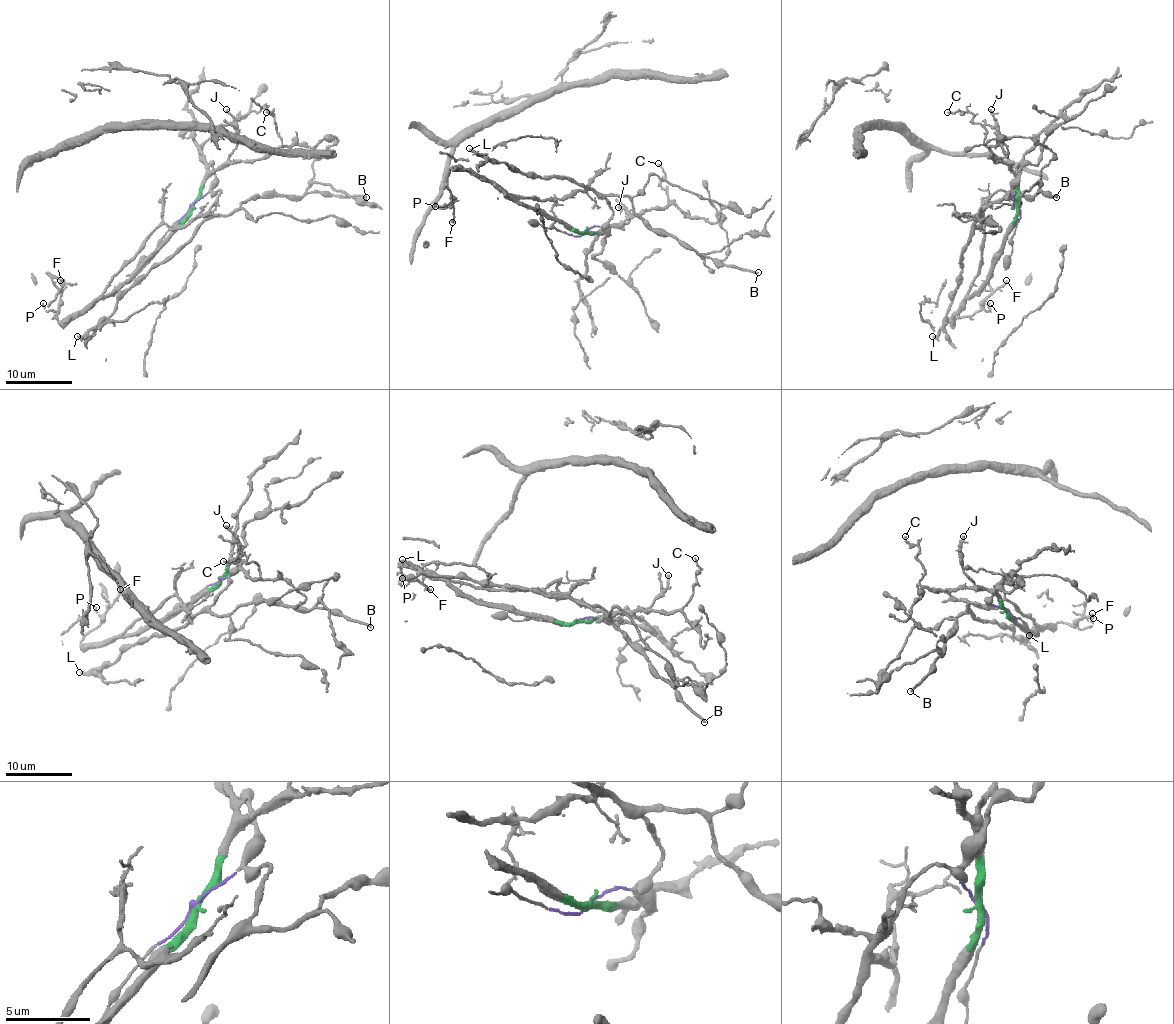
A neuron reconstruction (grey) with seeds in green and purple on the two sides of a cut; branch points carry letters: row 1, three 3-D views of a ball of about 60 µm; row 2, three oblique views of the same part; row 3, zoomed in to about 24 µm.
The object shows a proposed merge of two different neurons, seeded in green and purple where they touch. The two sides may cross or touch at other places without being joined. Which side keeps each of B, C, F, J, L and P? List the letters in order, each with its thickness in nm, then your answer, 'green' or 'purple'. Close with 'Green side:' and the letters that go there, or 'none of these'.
B: 220 nm thick; purple
C: 150 nm thick; green
F: 240 nm thick; green
J: 160 nm thick; green
L: 320 nm thick; purple
P: 120 nm thick; green
Green side: C, F, J, P

